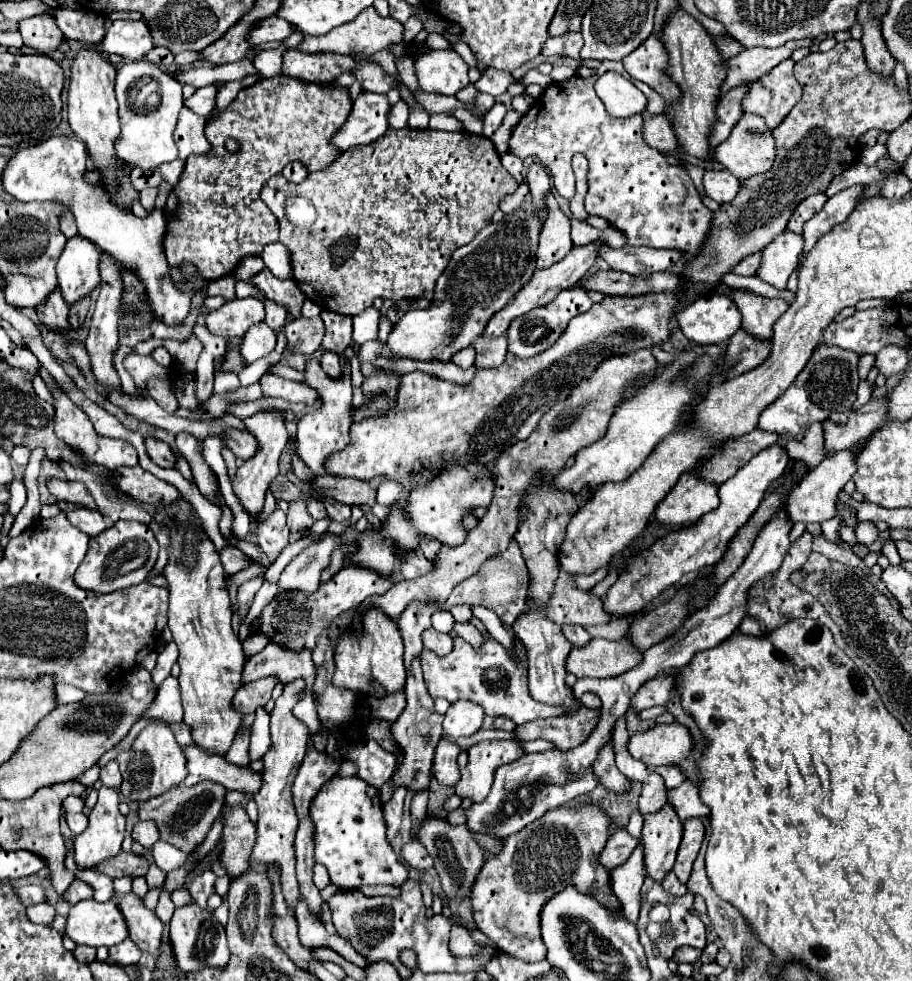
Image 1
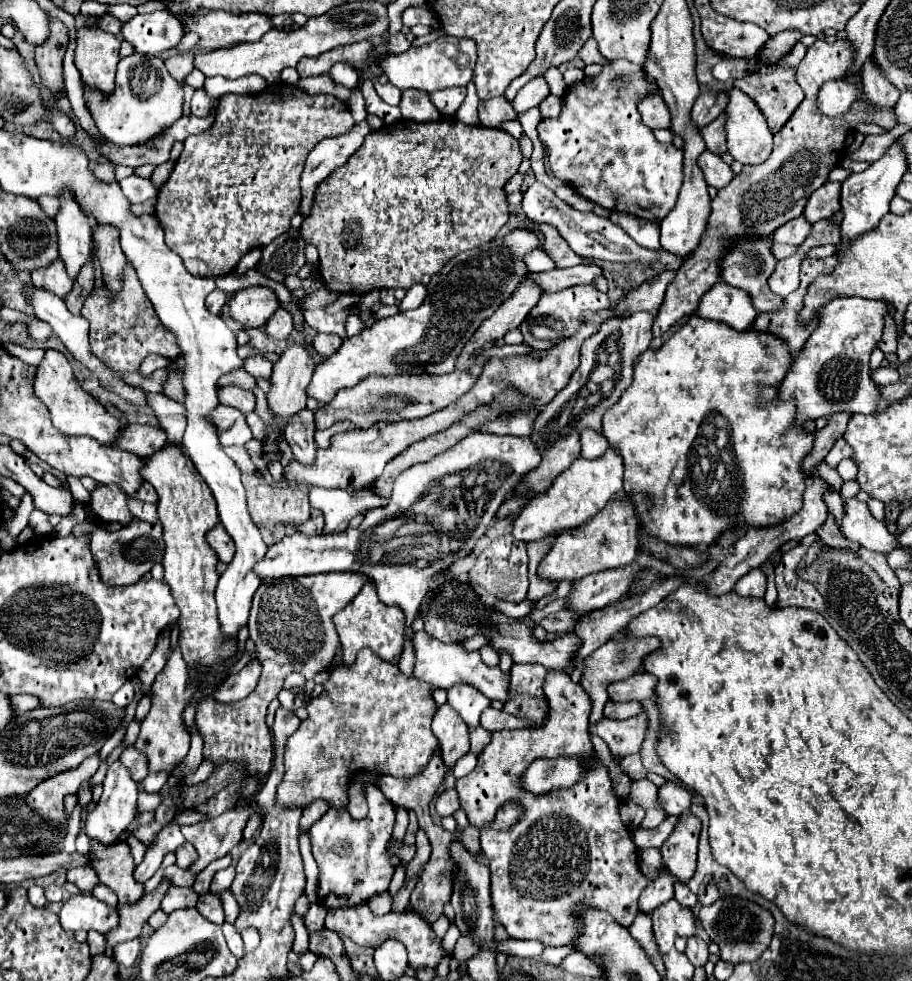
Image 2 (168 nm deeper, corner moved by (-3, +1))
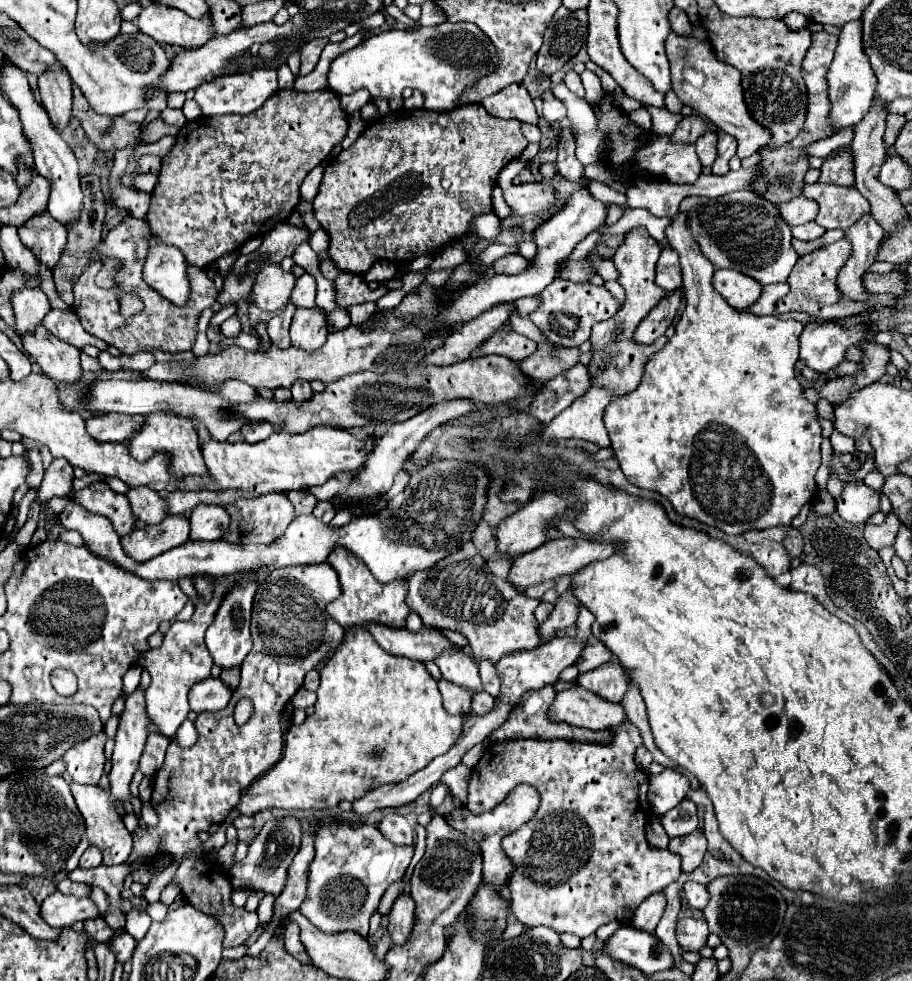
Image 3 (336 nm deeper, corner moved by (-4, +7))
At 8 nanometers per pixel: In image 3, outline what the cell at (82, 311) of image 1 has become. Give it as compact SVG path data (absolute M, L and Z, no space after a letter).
M95 174L83 176L81 178L81 190L83 190L83 212L79 216L79 224L75 224L75 228L71 228L71 232L67 236L67 248L63 250L63 256L61 256L59 264L53 268L57 294L61 296L61 300L67 306L73 306L73 282L85 270L85 264L89 262L89 256L93 254L93 248L99 244L99 240L103 236L105 214L107 214L107 208L111 206L111 200L107 200L107 194L101 188L99 176L95 176Z

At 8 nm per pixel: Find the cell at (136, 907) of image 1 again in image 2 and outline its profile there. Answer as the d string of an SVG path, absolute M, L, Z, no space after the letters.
M126 840L102 846L100 842L90 842L90 854L96 858L94 870L102 884L116 892L118 904L134 904L144 896L144 884L138 884L132 876L134 862L130 846Z

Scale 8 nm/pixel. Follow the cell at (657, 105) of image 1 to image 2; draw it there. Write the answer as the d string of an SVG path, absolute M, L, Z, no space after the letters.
M626 60L610 62L598 76L586 76L568 86L566 94L562 96L560 116L540 120L536 130L540 142L548 150L552 174L558 180L570 184L580 196L610 212L630 214L652 224L660 224L662 218L666 218L666 214L674 208L682 186L682 150L674 148L672 144L656 142L652 130L642 124L638 114L638 98L646 98L646 94L658 94L658 86L646 80L640 66Z

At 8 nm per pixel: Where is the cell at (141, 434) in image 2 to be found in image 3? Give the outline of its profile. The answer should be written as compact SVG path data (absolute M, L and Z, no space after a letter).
M95 414L85 420L85 428L95 440L129 442L129 438L141 428L143 420L143 416L131 414Z

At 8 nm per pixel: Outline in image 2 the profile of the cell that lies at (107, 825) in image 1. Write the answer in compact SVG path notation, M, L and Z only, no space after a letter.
M114 760L104 778L102 798L96 802L96 808L84 820L84 832L88 834L88 838L98 840L106 846L112 842L118 842L122 838L122 834L128 830L130 822L134 820L136 798L138 798L138 784L130 778L130 772L118 760Z

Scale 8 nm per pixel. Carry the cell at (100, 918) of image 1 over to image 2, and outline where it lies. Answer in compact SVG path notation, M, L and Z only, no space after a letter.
M92 894L70 896L60 912L60 922L64 930L96 930L108 934L118 926L118 912L114 906L108 906L96 900Z

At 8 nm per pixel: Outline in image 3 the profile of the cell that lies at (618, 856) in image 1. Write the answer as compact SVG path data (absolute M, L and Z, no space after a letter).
M683 800L679 806L675 806L673 810L669 810L663 816L663 828L667 830L667 834L671 838L675 836L685 836L695 832L699 826L699 818L697 818L697 806L691 800Z

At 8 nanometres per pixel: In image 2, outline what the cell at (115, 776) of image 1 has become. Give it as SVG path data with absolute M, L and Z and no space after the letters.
M134 746L126 748L120 756L120 762L130 770L130 776L134 778L134 782L140 782L146 774L148 774L148 760L142 752L138 752Z

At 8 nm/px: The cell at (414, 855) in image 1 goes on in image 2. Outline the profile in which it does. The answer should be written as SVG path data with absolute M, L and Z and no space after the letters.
M390 844L392 852L396 852L400 856L402 862L410 862L416 854L416 846L406 846L406 844Z

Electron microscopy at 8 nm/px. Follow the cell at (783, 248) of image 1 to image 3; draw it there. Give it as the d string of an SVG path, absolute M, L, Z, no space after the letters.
M795 196L795 200L787 200L787 204L781 204L781 216L789 226L799 226L815 220L819 212L819 206L815 200L807 196Z

